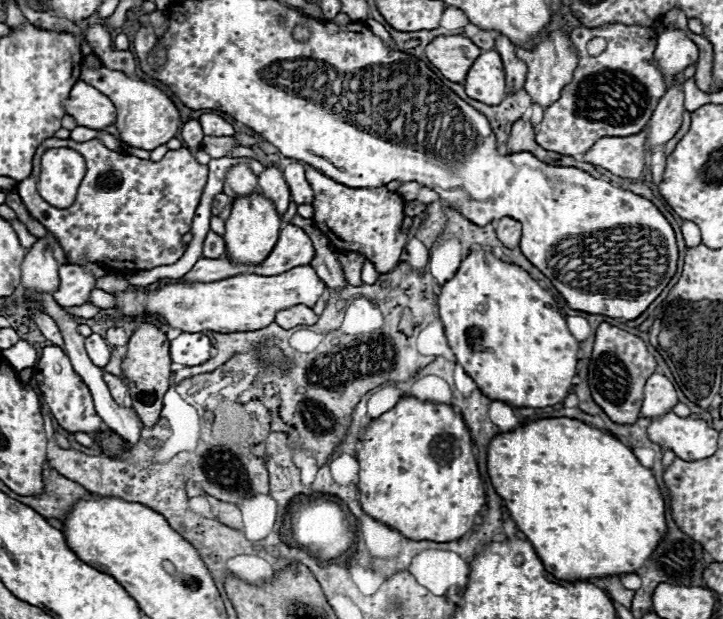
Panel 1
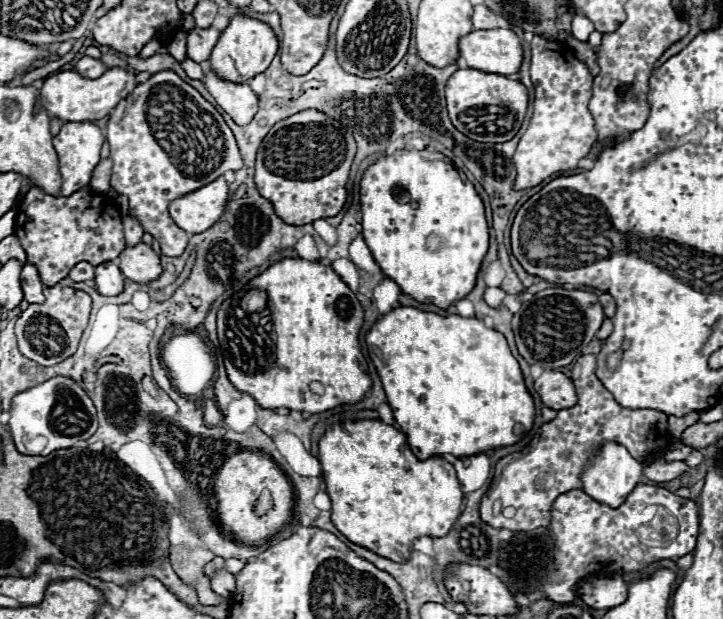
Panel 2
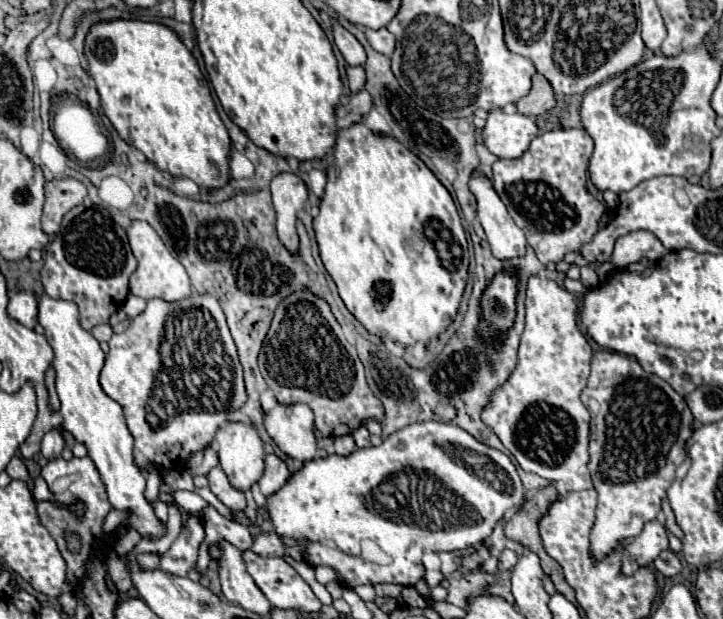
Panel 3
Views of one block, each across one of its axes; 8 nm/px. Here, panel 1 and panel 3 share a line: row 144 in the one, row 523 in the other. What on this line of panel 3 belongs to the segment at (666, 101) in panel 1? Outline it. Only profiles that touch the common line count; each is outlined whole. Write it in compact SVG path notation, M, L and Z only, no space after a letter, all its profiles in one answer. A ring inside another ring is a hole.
M652 520L644 530L622 550L622 574L632 576L640 566L648 566L660 552L668 550L668 536L662 522Z

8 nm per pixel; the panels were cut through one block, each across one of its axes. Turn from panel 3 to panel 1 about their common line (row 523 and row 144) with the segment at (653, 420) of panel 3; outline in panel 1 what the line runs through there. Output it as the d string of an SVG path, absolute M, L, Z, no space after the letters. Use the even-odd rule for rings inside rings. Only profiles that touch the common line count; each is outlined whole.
M644 128L638 134L632 136L604 136L600 138L588 154L584 154L584 160L610 170L612 174L620 178L632 178L640 180L646 170L646 158L648 158L648 128Z

